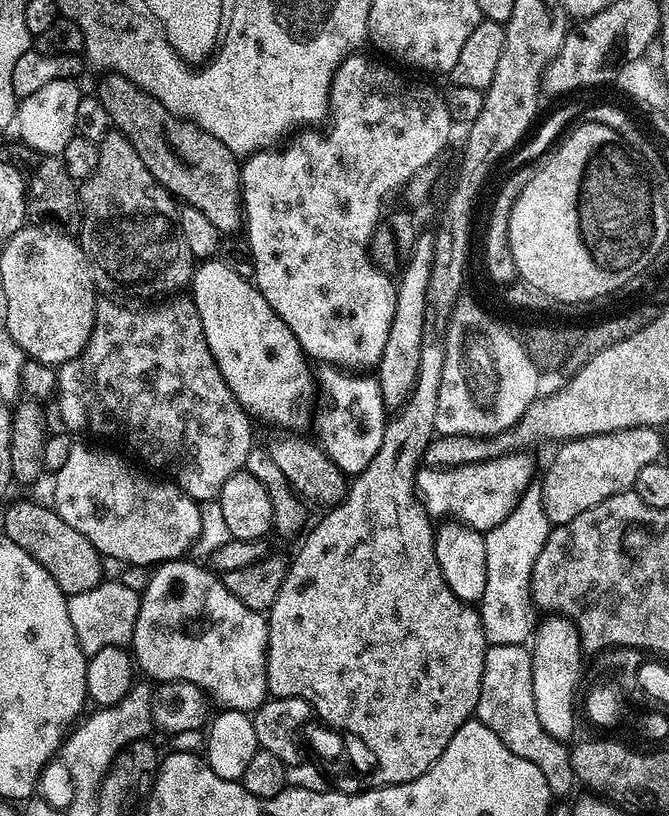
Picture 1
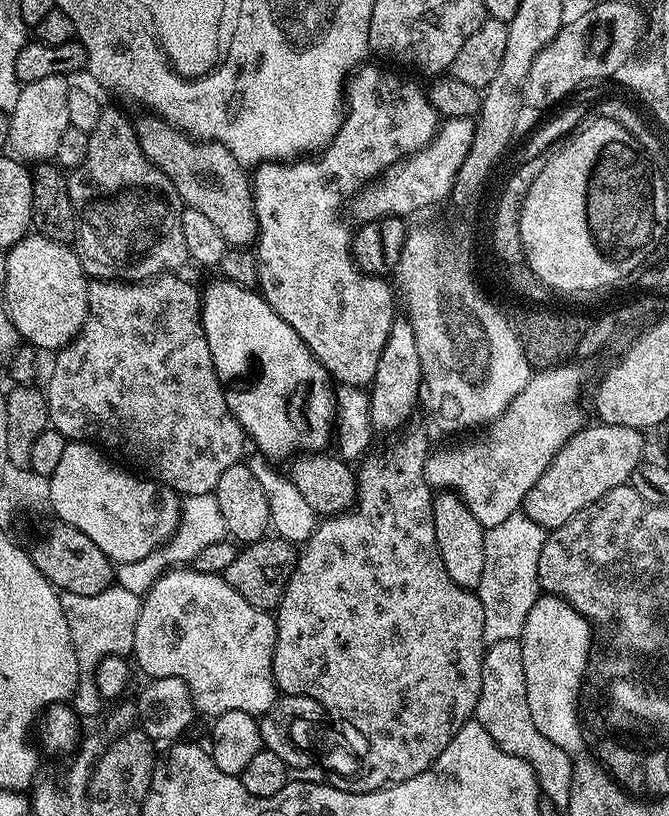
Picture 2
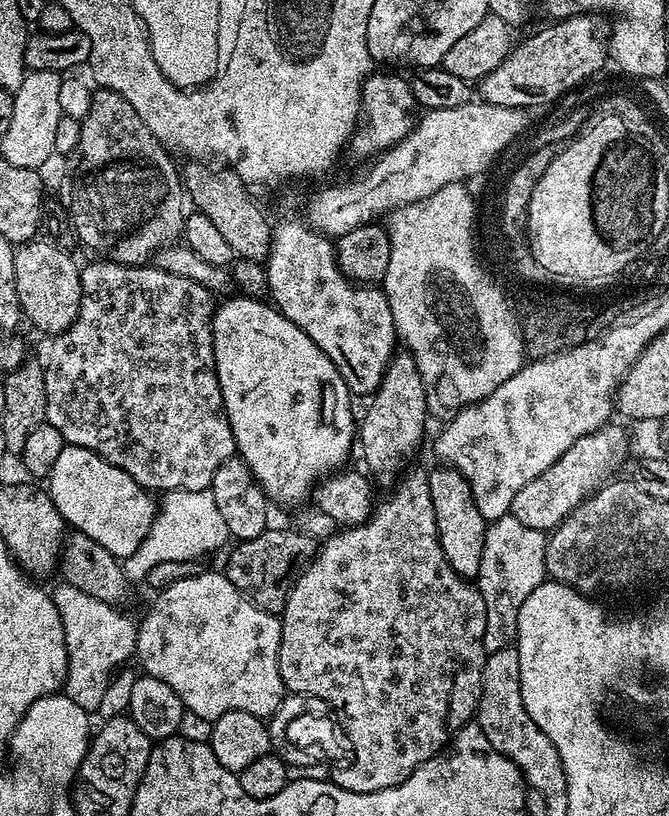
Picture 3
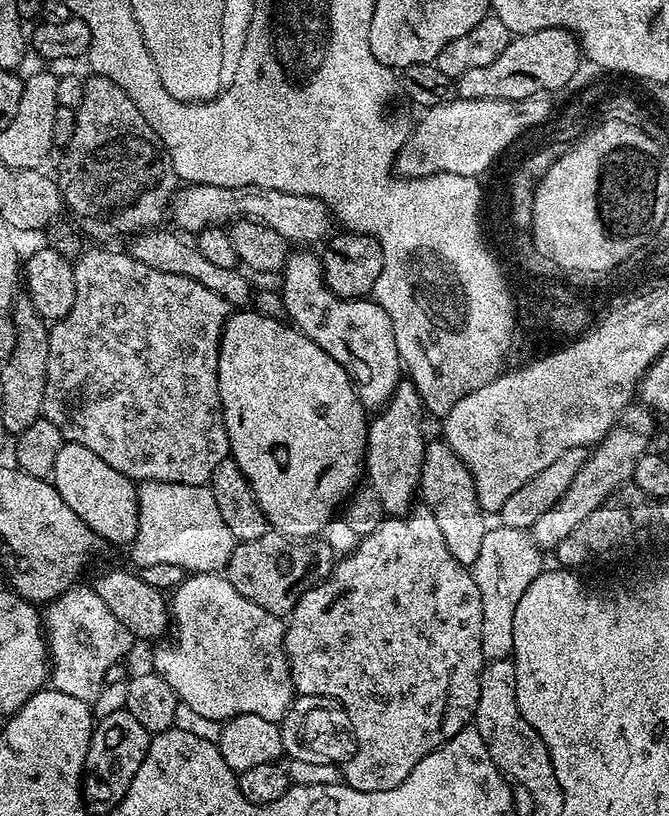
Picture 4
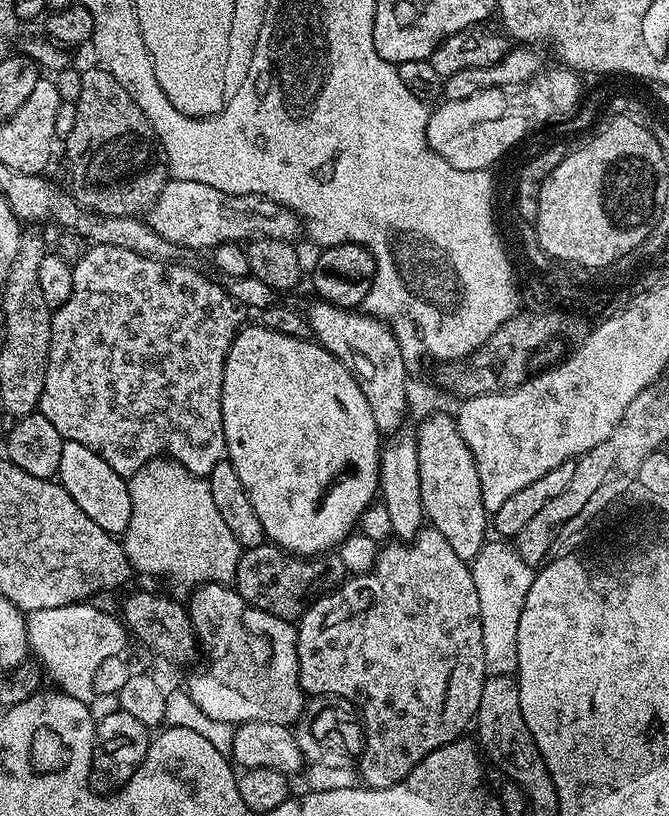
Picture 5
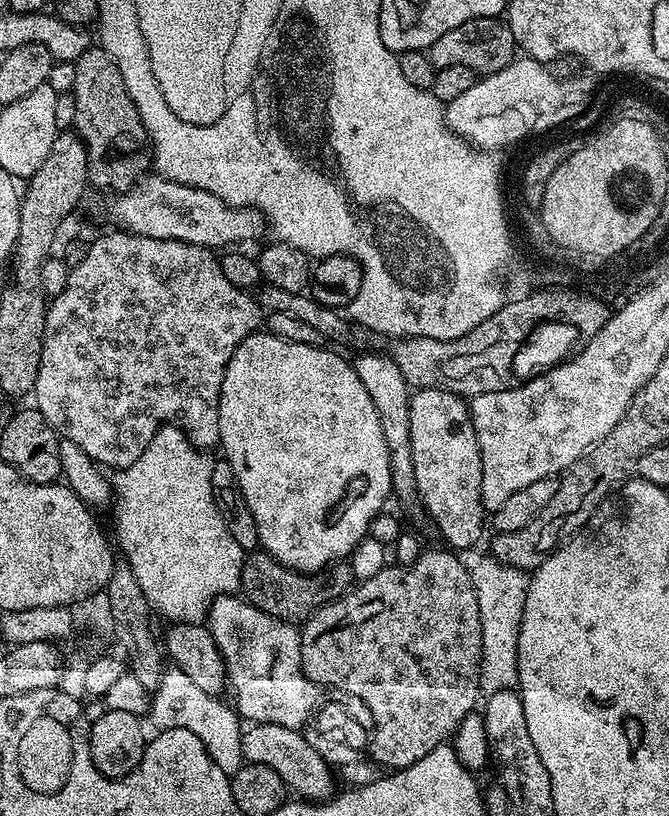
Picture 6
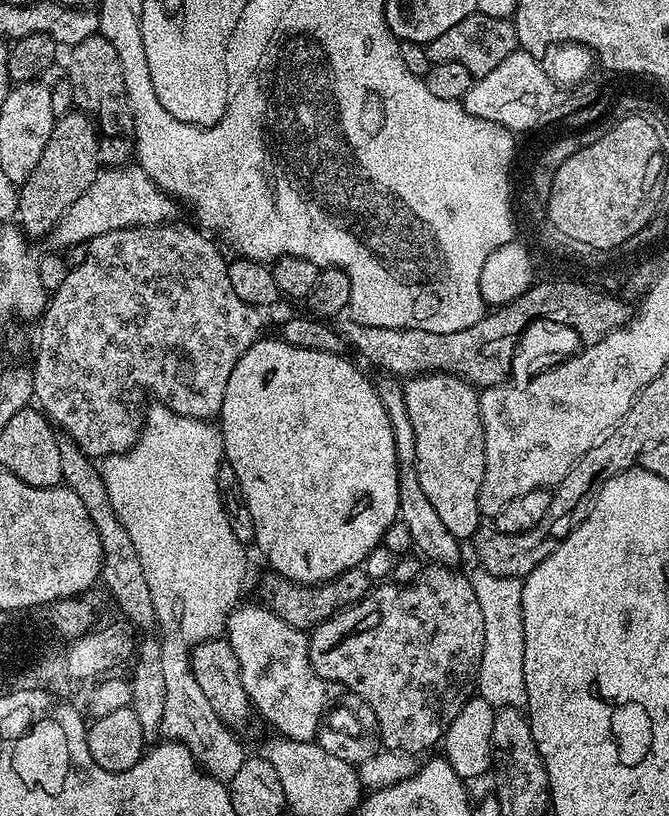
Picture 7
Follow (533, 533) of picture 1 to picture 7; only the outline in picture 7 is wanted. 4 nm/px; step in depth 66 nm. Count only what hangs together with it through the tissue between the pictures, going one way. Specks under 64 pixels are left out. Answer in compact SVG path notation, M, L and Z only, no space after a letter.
M483 570L471 573L470 579L474 598L478 598L478 607L482 609L484 627L484 645L478 669L478 694L497 710L523 709L527 705L528 695L524 677L526 642L522 622L522 583L515 576L499 576Z

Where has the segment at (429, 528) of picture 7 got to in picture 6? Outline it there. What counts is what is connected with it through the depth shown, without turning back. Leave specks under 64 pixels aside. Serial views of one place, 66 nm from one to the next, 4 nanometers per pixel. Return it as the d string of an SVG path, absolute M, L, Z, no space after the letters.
M373 350L365 351L354 367L358 378L362 378L362 386L366 386L366 394L370 394L370 402L374 402L374 410L378 410L378 422L382 422L382 434L386 438L386 446L390 454L390 478L393 493L404 500L417 499L416 479L414 478L414 454L410 450L410 389L406 378L402 378L402 370L394 366L387 354L380 356Z

